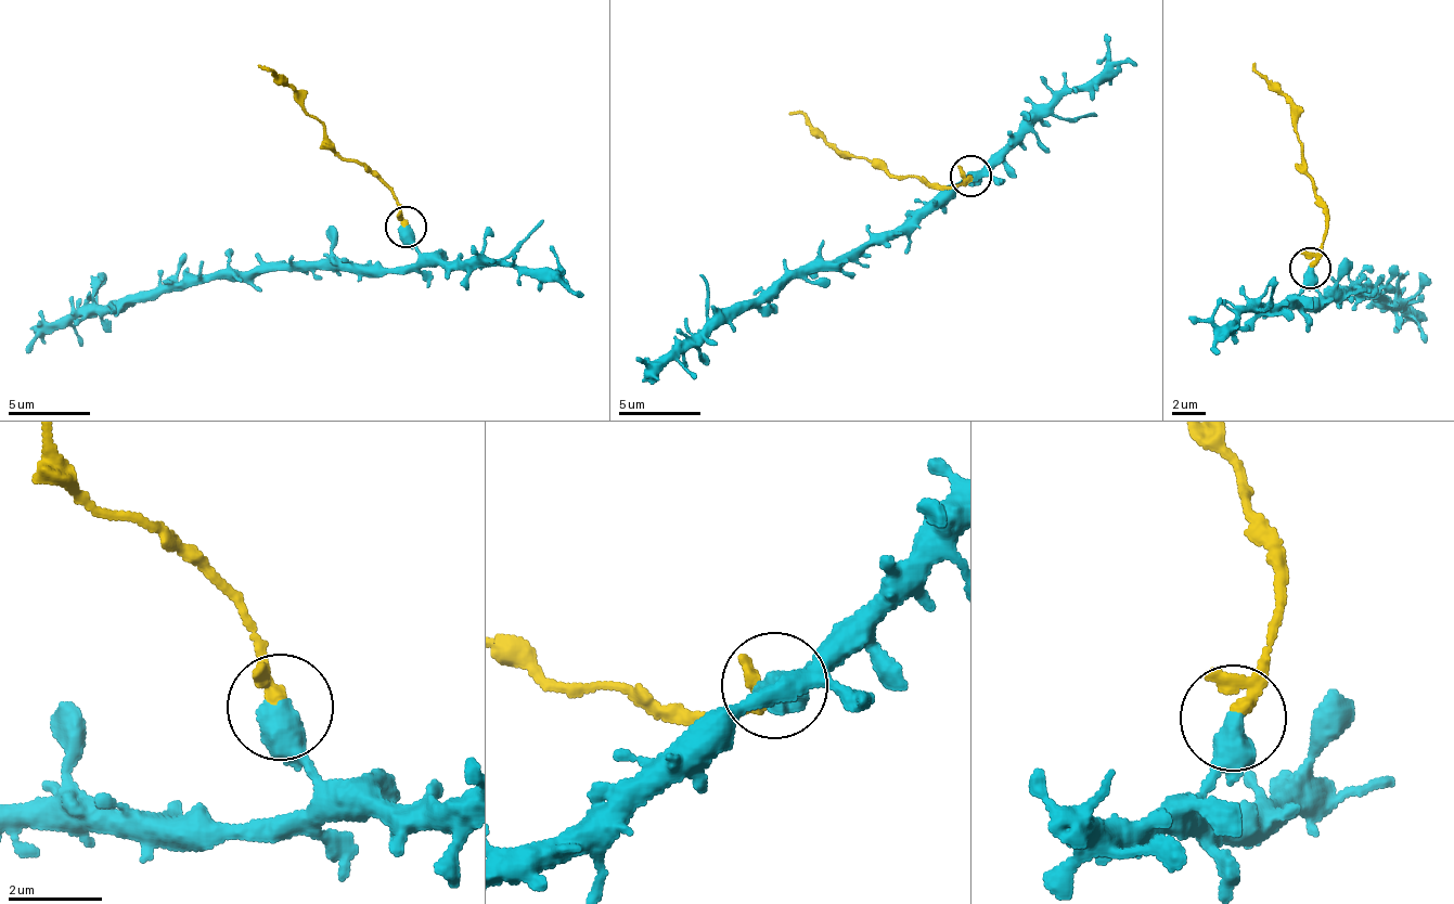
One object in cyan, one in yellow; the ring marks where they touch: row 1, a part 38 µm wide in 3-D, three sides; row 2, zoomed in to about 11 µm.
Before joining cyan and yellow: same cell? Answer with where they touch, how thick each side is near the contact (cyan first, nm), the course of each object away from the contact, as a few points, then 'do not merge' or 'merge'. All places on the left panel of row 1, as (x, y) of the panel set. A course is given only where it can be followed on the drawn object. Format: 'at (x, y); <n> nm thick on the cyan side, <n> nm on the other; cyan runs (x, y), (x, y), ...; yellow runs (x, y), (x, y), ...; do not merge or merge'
at (406, 227); 600 nm thick on the cyan side, 240 nm on the other; cyan runs (404, 226), (404, 237), (419, 256), (401, 267), (325, 261), (222, 273), (74, 313), (46, 331), (27, 354); yellow runs (404, 226), (389, 191), (365, 167), (334, 150), (295, 92), (259, 64); do not merge

